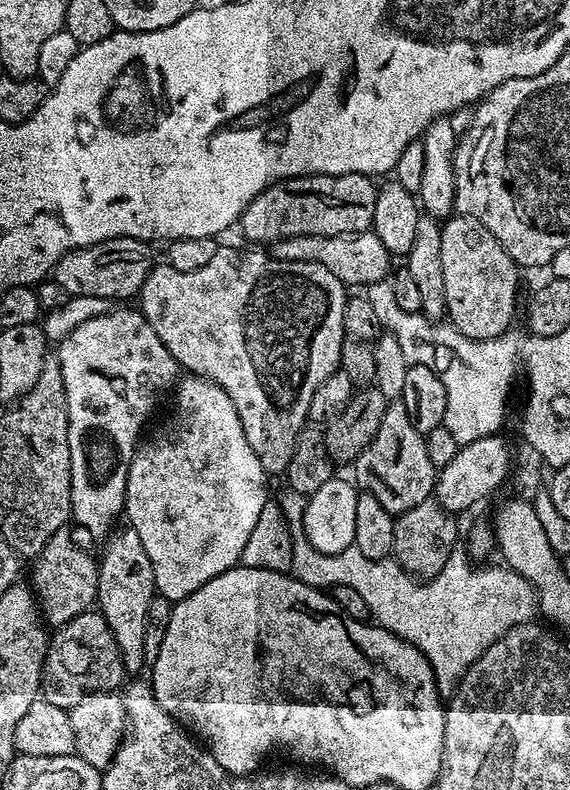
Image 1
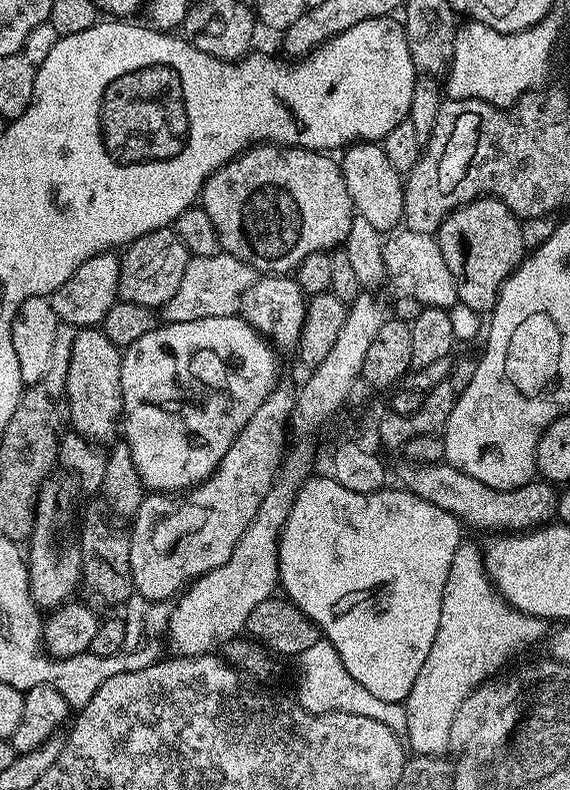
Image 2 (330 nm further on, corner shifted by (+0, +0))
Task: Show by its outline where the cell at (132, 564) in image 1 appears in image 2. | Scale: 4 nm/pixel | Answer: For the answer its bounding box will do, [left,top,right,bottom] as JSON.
[64,327,124,446]

